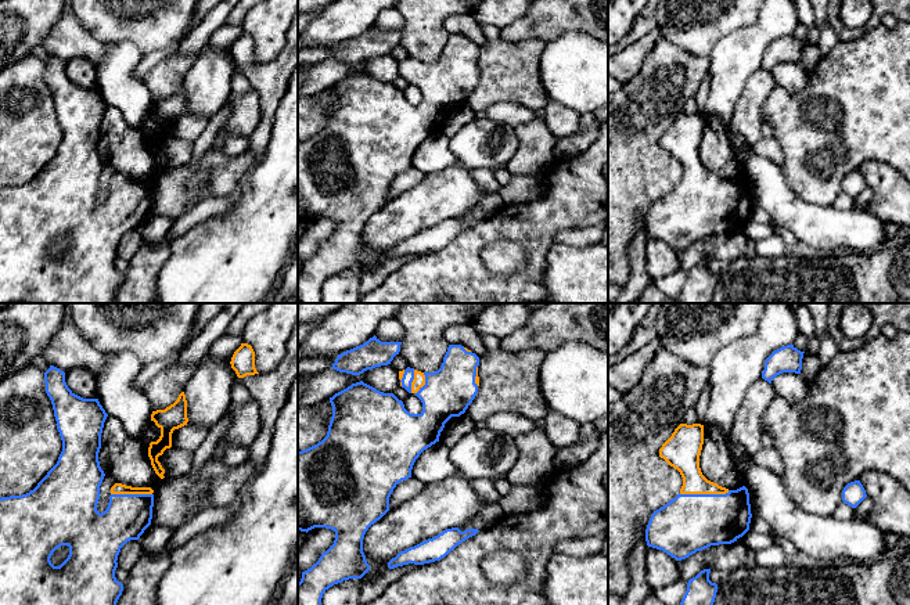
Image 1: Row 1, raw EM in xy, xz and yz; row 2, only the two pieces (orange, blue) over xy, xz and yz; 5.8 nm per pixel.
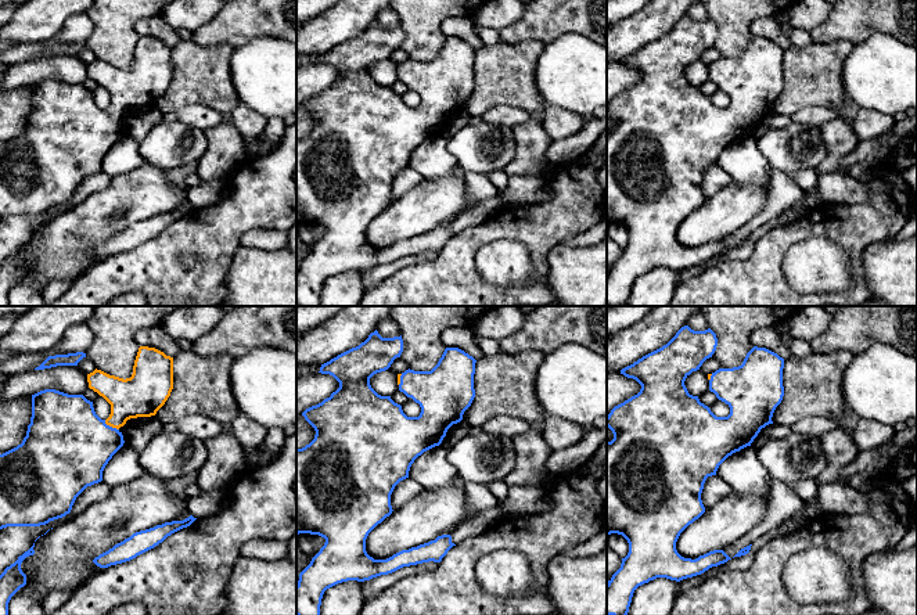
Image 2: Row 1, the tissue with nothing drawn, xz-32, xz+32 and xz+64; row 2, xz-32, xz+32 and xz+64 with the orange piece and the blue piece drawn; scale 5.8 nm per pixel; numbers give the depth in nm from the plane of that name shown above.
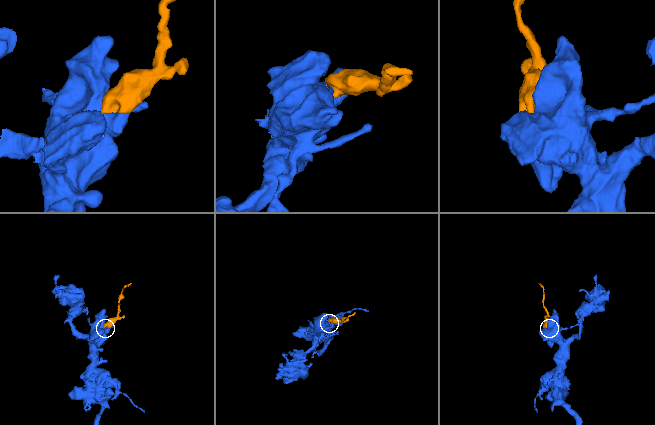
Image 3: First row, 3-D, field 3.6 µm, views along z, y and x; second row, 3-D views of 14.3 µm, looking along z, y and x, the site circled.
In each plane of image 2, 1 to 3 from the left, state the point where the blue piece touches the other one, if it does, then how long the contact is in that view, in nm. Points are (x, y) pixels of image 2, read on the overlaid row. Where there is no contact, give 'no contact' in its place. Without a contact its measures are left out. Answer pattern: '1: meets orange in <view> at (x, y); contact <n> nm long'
1: meets orange in xz-32 at (111, 425); contact 110 nm long
2: meets orange in xz+32 at (399, 380); contact 70 nm long
3: meets orange in xz+64 at (709, 377); contact 40 nm long

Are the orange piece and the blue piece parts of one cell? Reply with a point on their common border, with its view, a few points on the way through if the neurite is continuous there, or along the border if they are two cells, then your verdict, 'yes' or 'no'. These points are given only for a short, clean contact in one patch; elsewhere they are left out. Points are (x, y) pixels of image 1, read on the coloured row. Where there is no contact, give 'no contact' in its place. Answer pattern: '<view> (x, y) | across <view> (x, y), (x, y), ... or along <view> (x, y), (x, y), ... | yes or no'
yz (704, 493) | yes

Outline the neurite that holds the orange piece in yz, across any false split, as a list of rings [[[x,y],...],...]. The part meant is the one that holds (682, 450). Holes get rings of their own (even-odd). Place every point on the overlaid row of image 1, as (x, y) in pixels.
[[[680,424],[659,449],[659,457],[680,472],[683,486],[673,500],[654,511],[645,529],[645,541],[648,547],[662,550],[676,561],[711,545],[731,544],[749,530],[752,514],[748,489],[729,490],[708,480],[699,468],[702,444],[704,425]]]

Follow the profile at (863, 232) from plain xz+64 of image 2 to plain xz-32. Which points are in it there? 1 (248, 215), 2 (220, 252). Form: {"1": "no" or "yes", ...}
{"1": "yes", "2": "yes"}

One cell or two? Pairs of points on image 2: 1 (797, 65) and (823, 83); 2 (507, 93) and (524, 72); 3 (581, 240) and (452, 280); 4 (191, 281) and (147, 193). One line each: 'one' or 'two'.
1: one
2: one
3: two
4: two

